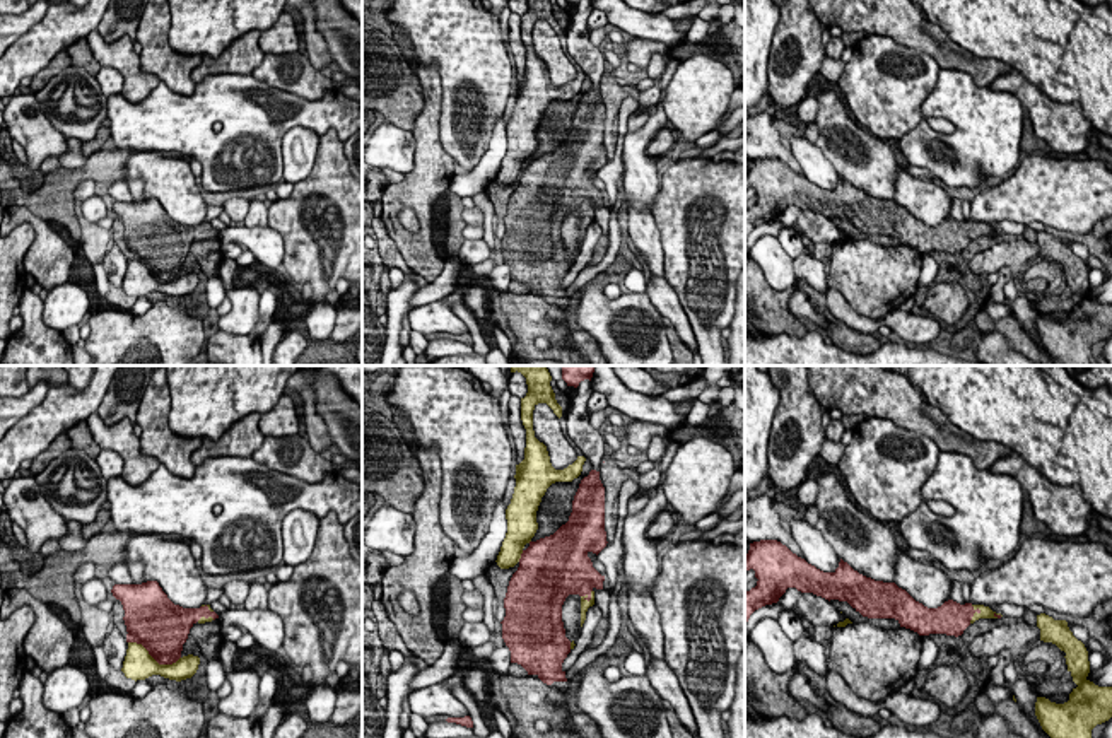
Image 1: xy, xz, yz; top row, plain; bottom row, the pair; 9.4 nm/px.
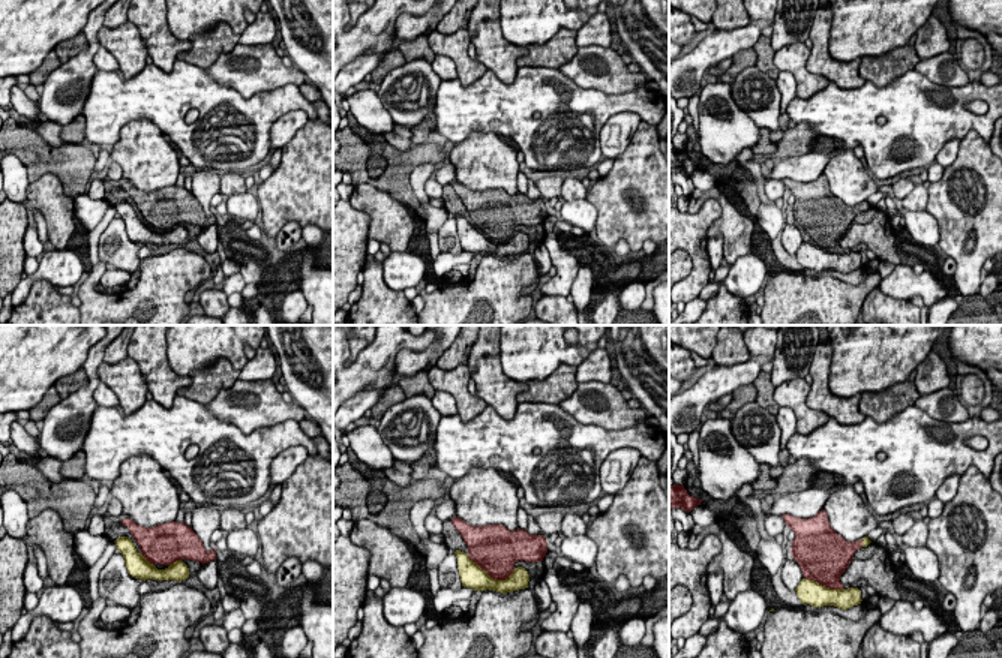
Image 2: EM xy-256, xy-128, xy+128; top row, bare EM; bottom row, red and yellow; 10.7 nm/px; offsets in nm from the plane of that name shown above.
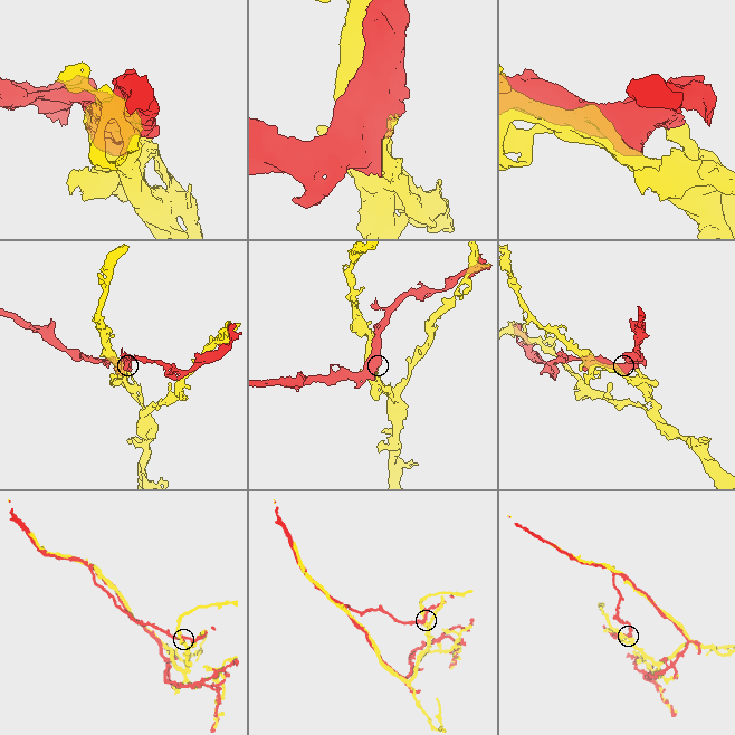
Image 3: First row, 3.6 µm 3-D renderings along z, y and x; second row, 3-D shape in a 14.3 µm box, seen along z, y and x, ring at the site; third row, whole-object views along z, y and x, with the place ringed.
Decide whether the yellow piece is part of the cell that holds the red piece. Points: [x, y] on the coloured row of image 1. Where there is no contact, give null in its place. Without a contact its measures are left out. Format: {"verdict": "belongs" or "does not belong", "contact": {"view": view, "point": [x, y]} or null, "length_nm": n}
{"verdict": "does not belong", "contact": {"view": "xy", "point": [154, 658]}, "length_nm": 500}

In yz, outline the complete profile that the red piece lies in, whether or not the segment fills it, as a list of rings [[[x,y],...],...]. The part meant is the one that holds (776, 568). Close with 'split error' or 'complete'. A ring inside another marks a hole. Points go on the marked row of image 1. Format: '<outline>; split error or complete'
[[[777,540],[750,543],[745,571],[750,569],[755,571],[758,581],[755,588],[745,593],[745,636],[750,615],[765,605],[777,603],[787,588],[813,593],[828,601],[847,601],[868,618],[895,618],[900,627],[919,636],[946,634],[958,637],[970,625],[974,613],[980,613],[972,603],[960,605],[953,600],[938,608],[928,608],[895,583],[866,577],[842,559],[834,572],[823,572]]]; complete

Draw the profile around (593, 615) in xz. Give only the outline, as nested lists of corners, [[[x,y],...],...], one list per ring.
[[[593,605],[586,612],[586,620],[581,627],[581,636],[576,641],[576,646],[571,649],[567,658],[562,663],[562,671],[567,671],[579,658],[579,654],[589,647],[596,625],[603,620],[603,612],[598,605]]]

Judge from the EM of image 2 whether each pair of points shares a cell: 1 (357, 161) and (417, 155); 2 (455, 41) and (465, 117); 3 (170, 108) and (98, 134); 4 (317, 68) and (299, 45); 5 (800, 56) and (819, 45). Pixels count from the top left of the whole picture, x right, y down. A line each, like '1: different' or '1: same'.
1: same
2: different
3: same
4: same
5: different

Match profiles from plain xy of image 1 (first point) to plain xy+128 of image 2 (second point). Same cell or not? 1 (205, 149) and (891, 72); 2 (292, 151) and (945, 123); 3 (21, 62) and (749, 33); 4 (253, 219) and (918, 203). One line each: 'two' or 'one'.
1: two
2: two
3: one
4: one

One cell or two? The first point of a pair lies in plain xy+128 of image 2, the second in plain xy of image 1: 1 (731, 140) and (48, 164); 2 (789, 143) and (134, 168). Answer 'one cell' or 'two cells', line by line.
1: two cells
2: two cells

